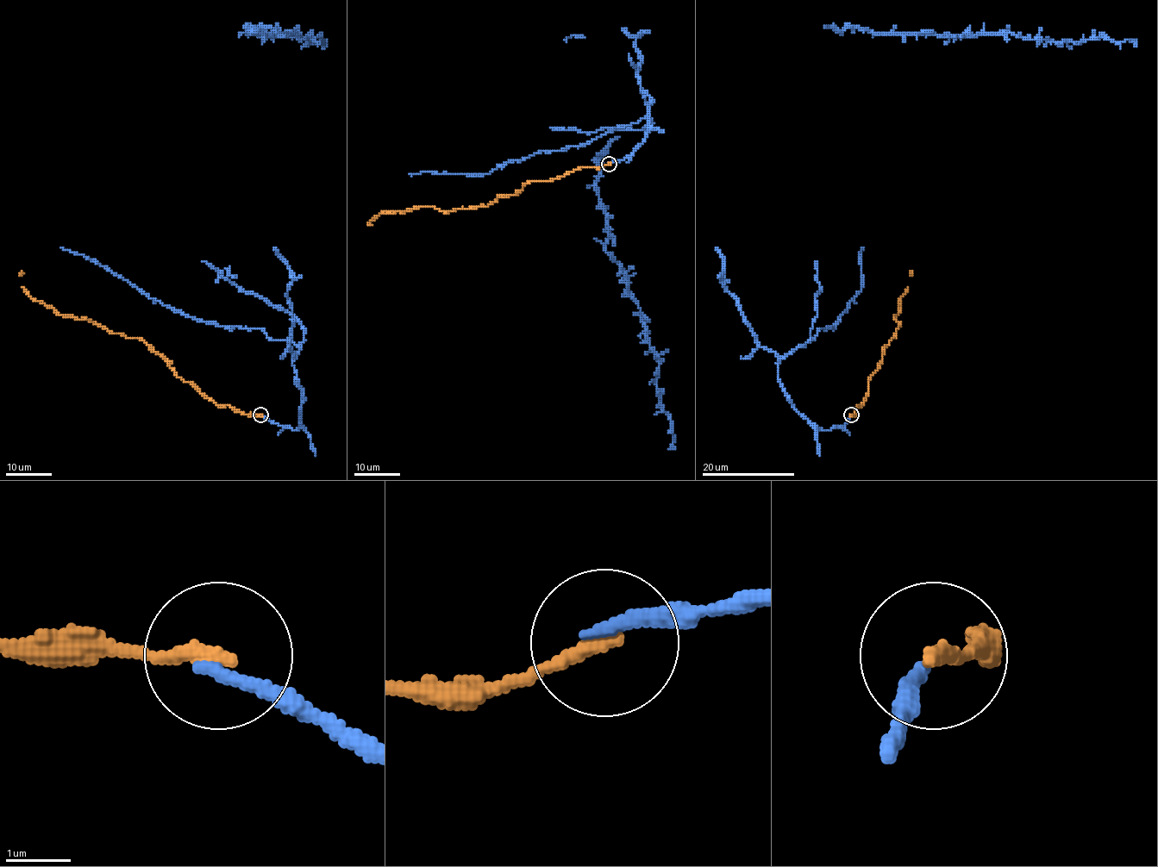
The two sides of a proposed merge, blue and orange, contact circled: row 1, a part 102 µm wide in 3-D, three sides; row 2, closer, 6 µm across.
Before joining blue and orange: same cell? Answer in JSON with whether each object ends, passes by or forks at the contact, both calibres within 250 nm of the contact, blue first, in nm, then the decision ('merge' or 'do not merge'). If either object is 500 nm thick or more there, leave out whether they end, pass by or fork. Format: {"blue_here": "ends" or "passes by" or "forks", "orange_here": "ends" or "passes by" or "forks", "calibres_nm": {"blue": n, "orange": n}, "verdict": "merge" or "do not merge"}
{"blue_here": "ends", "orange_here": "ends", "calibres_nm": {"blue": 240, "orange": 260}, "verdict": "merge"}

